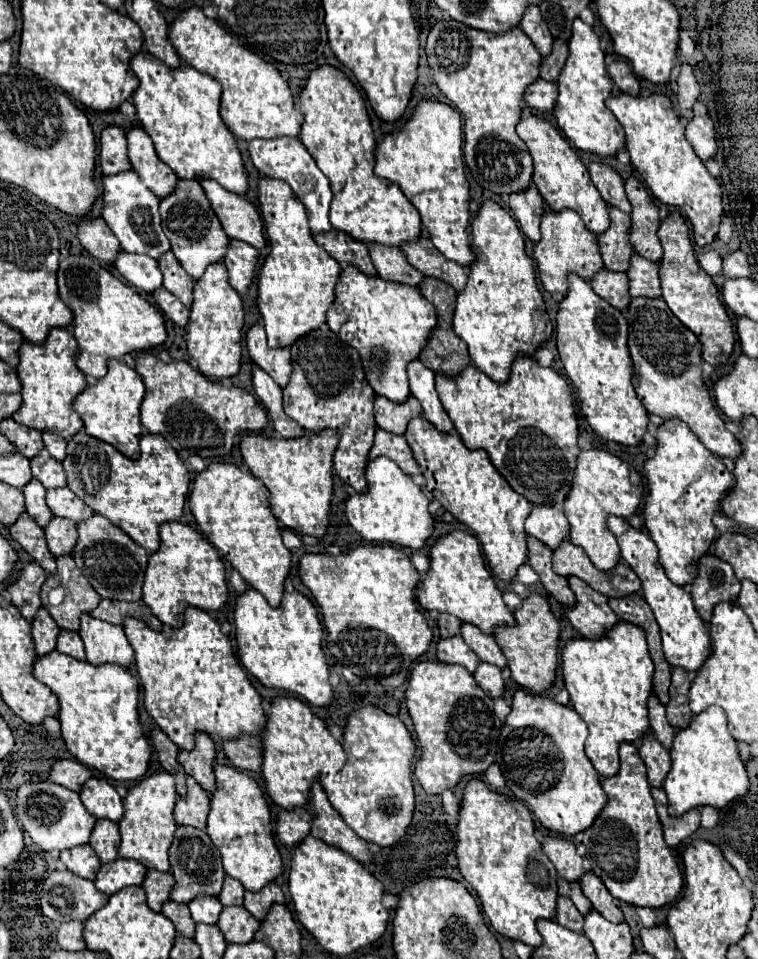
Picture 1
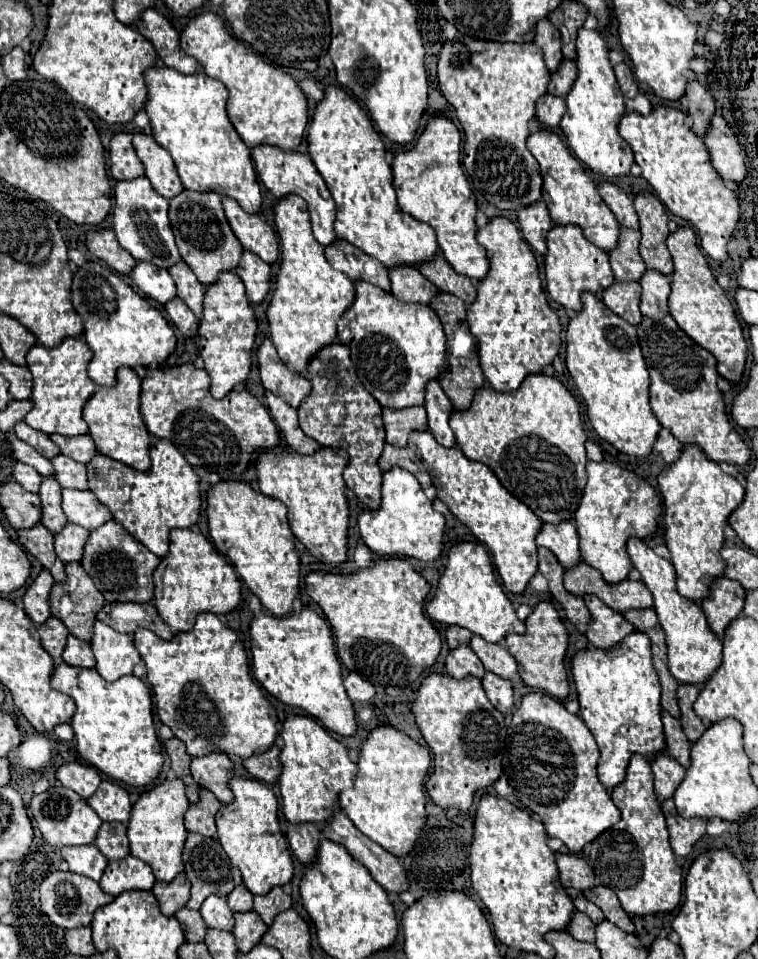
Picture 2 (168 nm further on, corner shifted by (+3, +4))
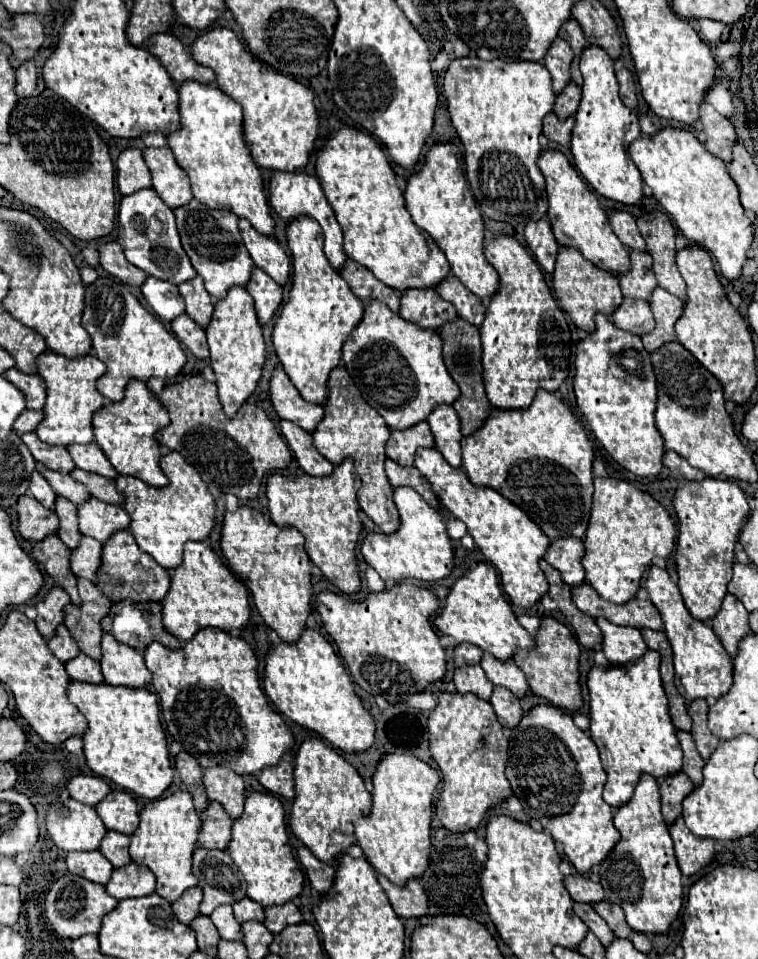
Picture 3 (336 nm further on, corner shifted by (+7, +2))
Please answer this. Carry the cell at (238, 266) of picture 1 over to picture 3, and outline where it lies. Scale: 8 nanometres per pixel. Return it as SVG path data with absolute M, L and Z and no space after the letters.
M254 267L254 273L250 277L250 281L246 283L246 291L252 295L254 299L254 307L256 307L256 315L258 321L264 325L266 321L270 321L270 317L276 313L276 309L282 303L282 287L262 269Z

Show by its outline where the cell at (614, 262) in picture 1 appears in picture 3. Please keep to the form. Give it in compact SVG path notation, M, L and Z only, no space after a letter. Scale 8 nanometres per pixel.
M630 249L630 269L620 273L620 289L624 297L648 299L652 289L658 285L652 273L652 257L648 253L632 253Z

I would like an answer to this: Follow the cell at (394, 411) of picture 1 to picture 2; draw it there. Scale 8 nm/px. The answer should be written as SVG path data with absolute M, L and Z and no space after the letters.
M410 407L410 411L384 411L384 427L386 427L386 443L394 447L406 447L408 435L412 431L426 431L426 409Z

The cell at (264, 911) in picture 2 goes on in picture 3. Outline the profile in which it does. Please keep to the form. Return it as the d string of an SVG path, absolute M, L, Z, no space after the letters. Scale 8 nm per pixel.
M286 901L284 905L266 907L264 913L266 913L264 925L266 925L266 929L270 929L272 933L280 933L286 925L290 925L290 923L300 923L300 921L302 921L302 913L298 911L298 907L296 907L292 901Z

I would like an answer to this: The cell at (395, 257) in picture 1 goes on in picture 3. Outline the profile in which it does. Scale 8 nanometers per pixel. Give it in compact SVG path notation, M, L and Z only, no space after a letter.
M430 287L406 289L400 295L400 315L420 327L440 329L444 321L452 321L456 317L456 309Z

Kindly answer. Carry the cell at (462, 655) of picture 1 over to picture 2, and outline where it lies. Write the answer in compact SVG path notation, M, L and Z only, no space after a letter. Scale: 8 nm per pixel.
M468 645L450 651L446 657L446 673L454 679L464 679L468 675L482 679L484 671L484 665Z

